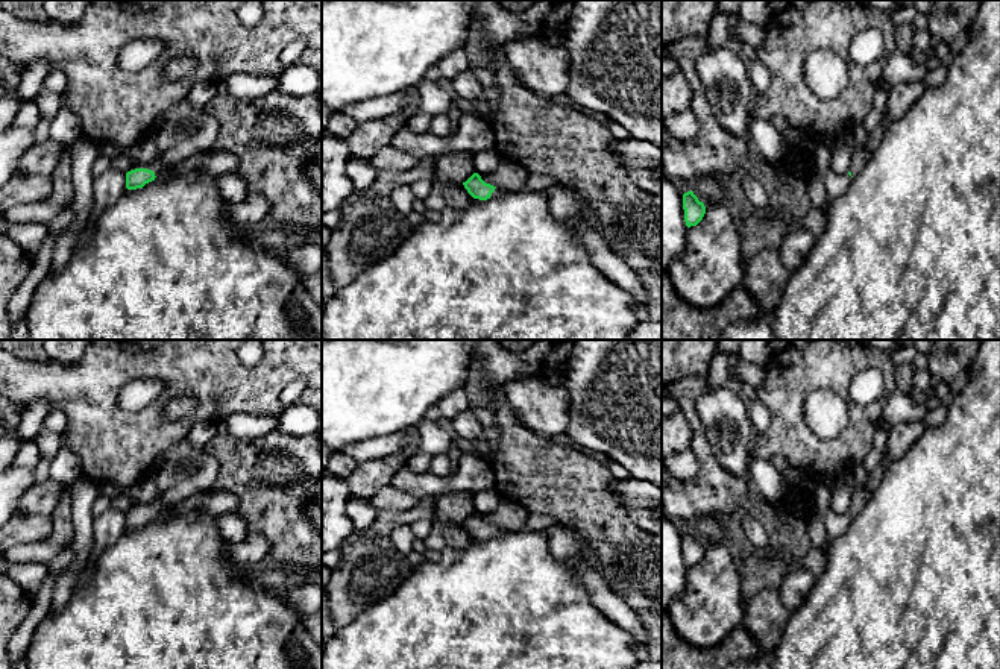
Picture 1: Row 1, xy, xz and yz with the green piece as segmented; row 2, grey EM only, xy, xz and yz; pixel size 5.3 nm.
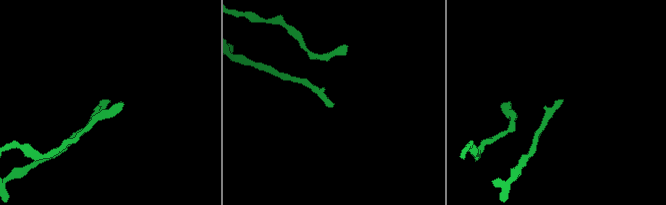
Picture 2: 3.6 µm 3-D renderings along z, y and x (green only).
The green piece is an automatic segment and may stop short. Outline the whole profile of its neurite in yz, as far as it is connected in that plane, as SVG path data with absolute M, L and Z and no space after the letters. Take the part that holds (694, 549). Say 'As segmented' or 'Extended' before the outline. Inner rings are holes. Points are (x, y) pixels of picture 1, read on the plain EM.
As segmented. M687 531L683 534L683 549L687 567L697 566L706 554L704 543L698 540L693 531Z

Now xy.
Extended. M187 438L161 454L147 473L156 487L156 499L126 513L126 528L137 529L155 520L171 504L208 492L215 482L219 461L205 448L194 448Z

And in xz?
Extended. M473 513L463 525L473 539L480 540L496 539L504 534L504 529L486 523L478 513Z

